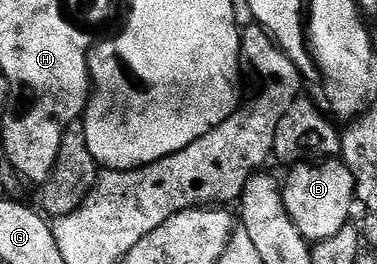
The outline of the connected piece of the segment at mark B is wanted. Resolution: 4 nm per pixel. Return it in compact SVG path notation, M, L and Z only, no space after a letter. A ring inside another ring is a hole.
M312 161L290 168L291 176L282 184L289 217L312 244L325 241L352 222L351 206L356 206L355 175L342 161Z

